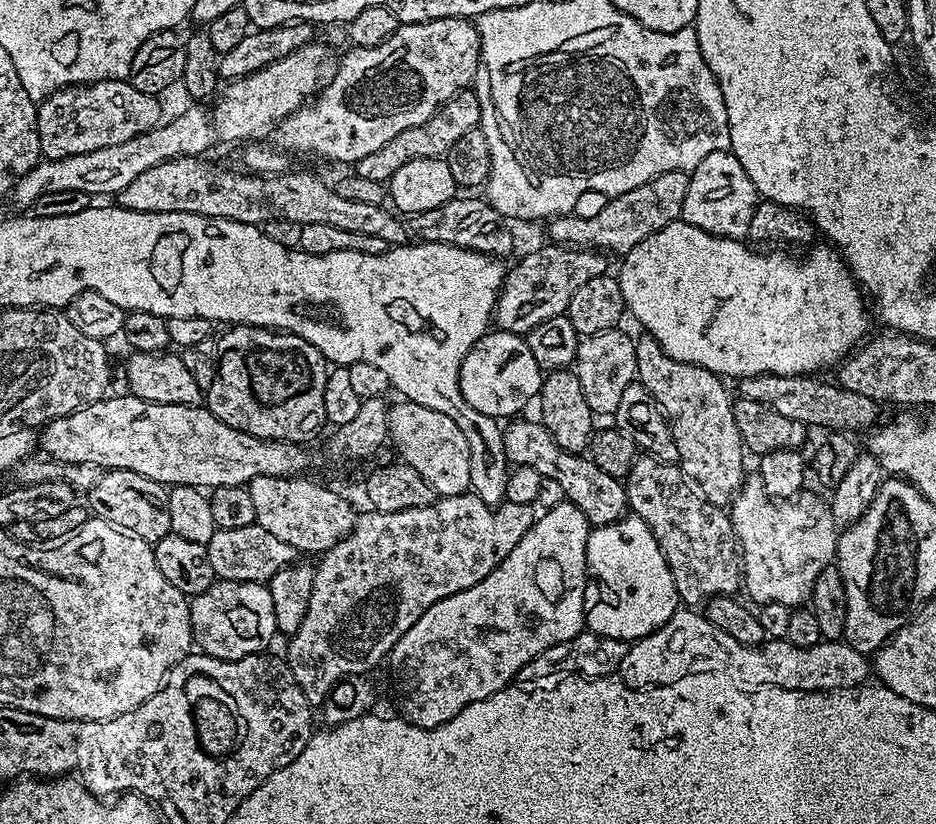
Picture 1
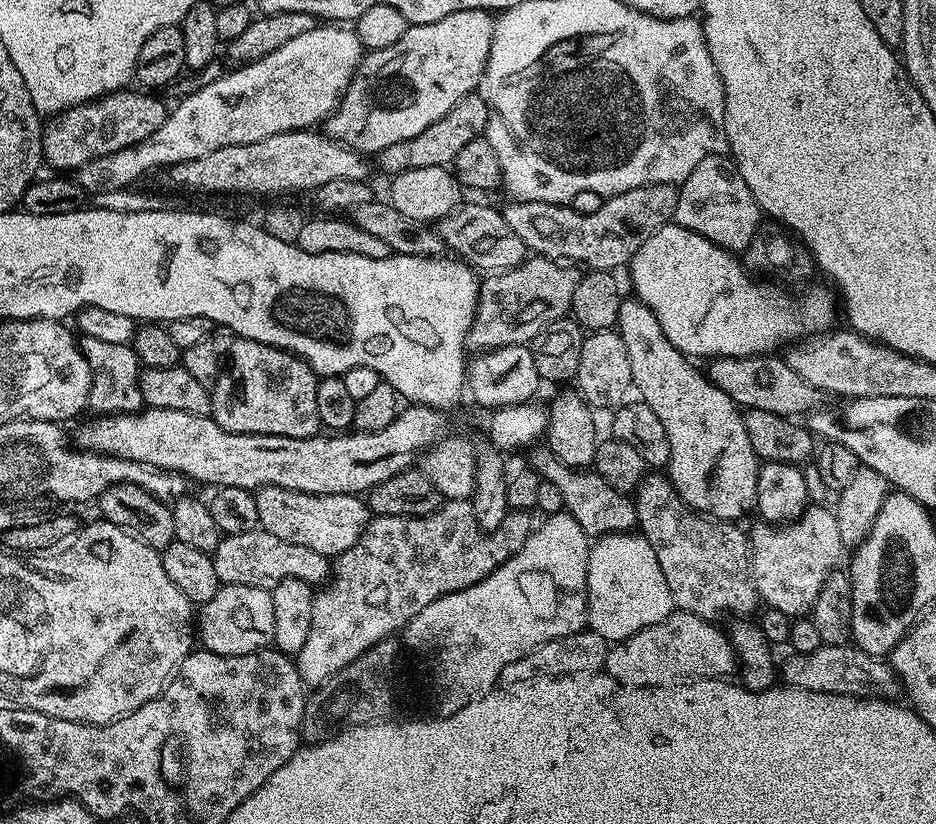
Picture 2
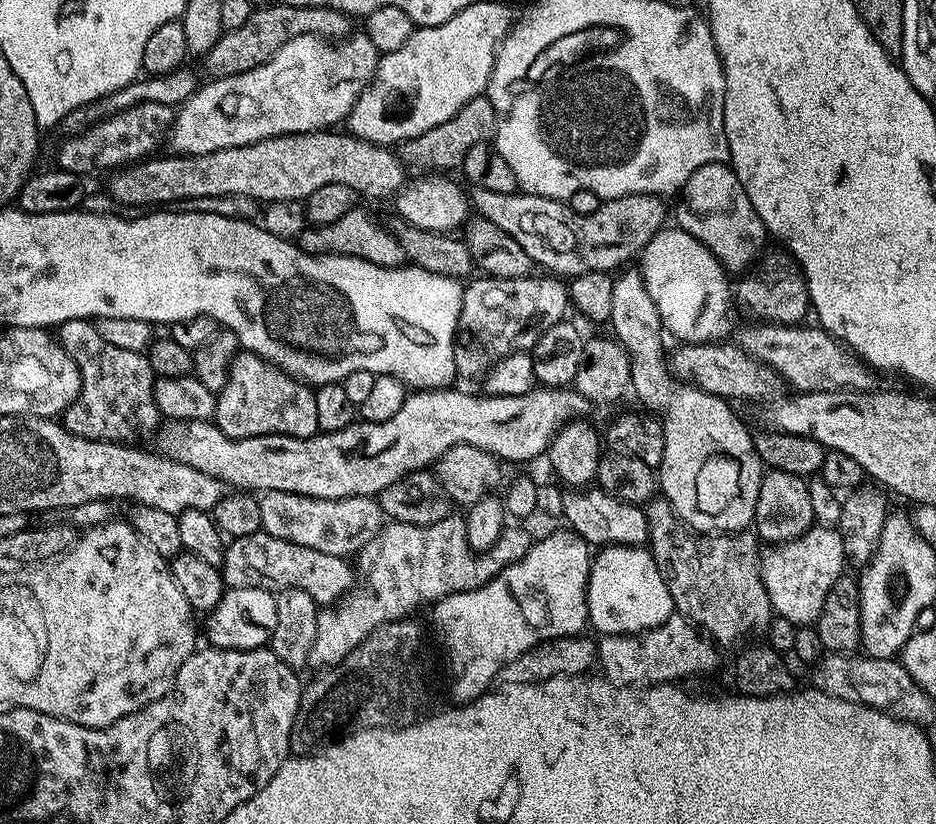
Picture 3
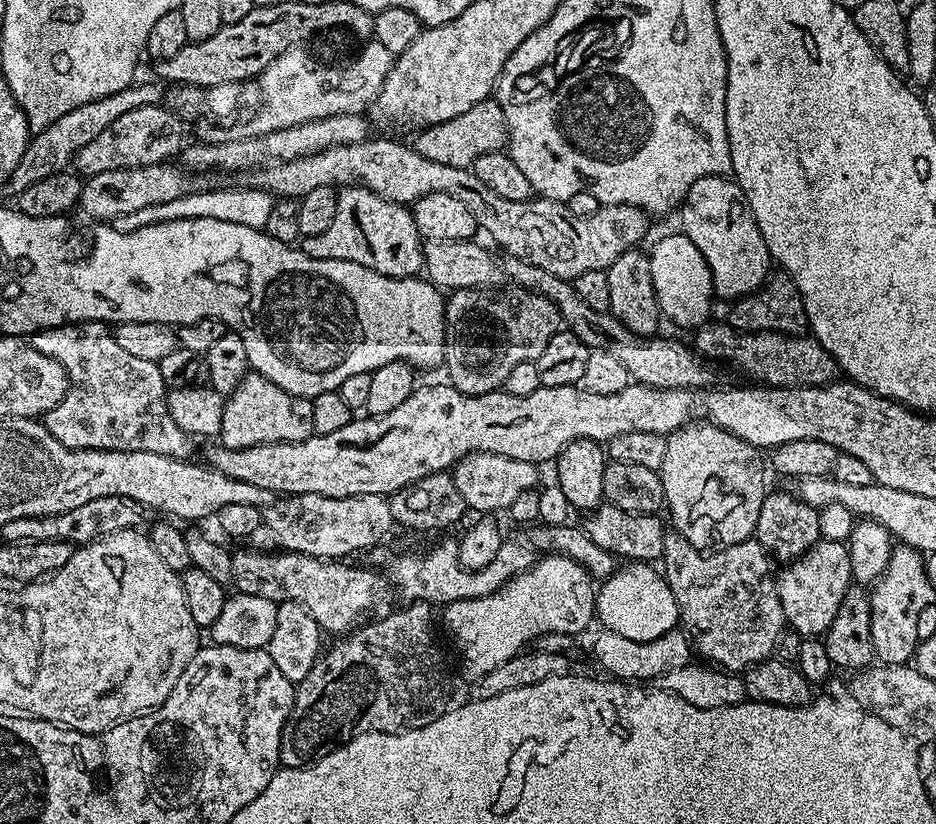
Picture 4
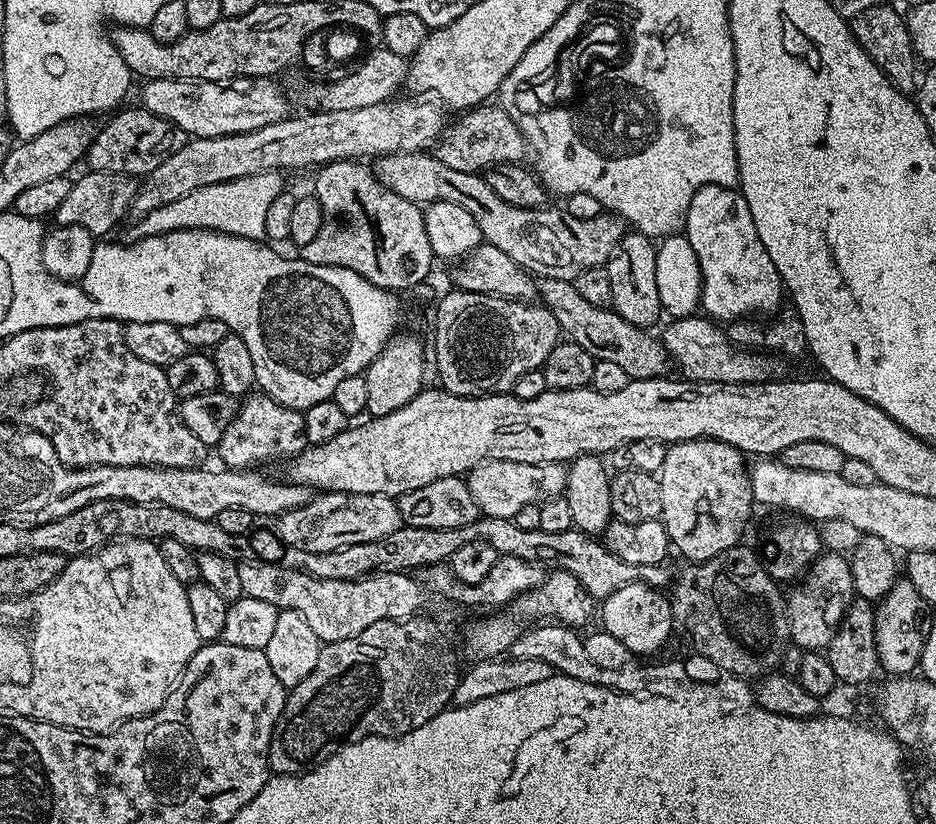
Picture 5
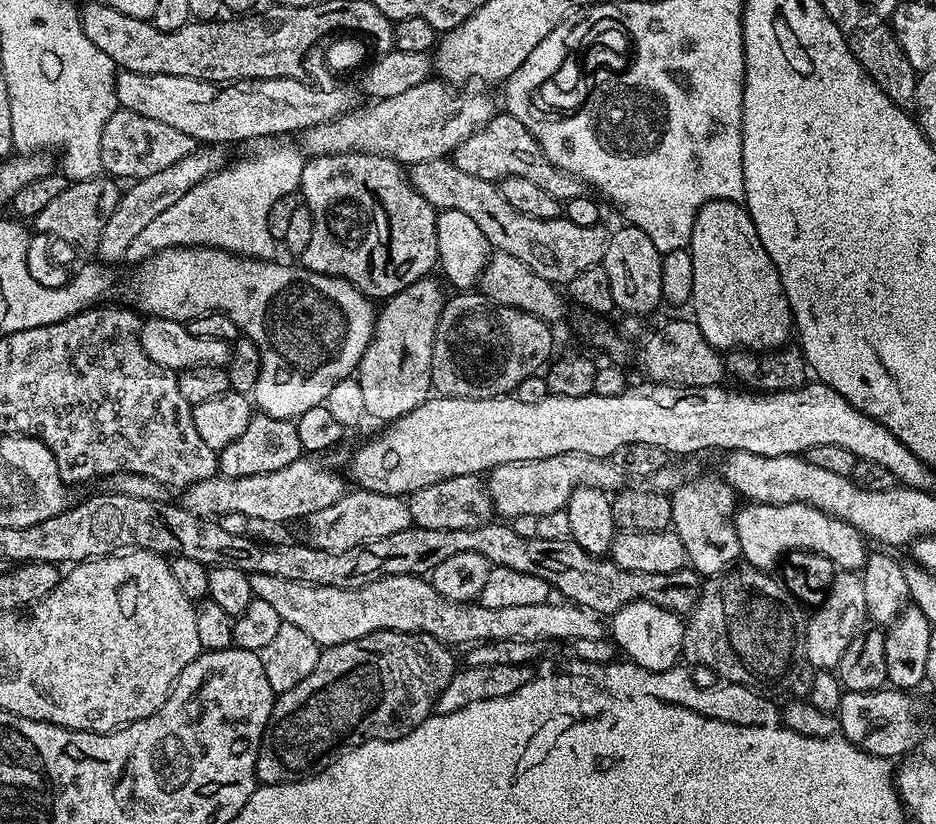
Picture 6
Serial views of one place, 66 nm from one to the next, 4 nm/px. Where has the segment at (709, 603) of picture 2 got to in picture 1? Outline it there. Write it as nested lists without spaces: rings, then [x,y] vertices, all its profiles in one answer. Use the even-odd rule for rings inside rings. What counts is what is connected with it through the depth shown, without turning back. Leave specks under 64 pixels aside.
[[[637,455],[623,486],[631,515],[650,526],[670,566],[677,597],[688,603],[685,605],[700,606],[714,596],[741,591],[740,545],[736,542],[731,515],[723,507],[708,503],[684,475],[679,463]]]

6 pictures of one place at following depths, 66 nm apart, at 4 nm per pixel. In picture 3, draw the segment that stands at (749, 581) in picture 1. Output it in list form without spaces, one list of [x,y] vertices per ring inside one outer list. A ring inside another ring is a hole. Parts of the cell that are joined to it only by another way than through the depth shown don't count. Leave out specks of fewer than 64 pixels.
[[[813,526],[796,540],[769,547],[767,551],[760,557],[760,577],[766,586],[773,613],[790,618],[790,622],[797,626],[815,625],[823,612],[823,604],[831,587],[846,572],[839,531],[835,527]]]

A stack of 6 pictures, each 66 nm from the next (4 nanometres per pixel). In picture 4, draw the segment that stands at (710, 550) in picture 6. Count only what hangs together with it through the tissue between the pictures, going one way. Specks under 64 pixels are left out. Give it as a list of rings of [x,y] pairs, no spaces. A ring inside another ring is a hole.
[[[693,422],[684,424],[677,432],[669,432],[659,473],[666,512],[672,515],[671,527],[701,550],[726,549],[749,539],[758,526],[758,514],[766,495],[764,468],[766,472],[761,449],[713,424]]]

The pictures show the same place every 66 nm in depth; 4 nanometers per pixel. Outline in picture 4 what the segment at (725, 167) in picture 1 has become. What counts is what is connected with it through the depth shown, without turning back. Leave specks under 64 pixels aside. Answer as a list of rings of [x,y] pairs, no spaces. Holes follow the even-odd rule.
[[[707,176],[698,178],[694,186],[684,196],[684,202],[678,209],[682,234],[698,246],[702,258],[706,258],[708,269],[712,272],[712,291],[725,302],[748,296],[751,292],[764,287],[765,280],[769,279],[768,264],[770,257],[766,250],[766,242],[762,242],[762,230],[758,230],[758,222],[754,222],[754,214],[746,202],[746,194],[737,186],[735,179],[728,176]]]

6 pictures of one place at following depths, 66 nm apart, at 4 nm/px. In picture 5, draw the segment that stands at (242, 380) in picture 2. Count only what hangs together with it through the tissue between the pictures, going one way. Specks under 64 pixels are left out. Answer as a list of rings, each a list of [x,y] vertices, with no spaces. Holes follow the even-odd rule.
[[[266,394],[255,395],[249,395],[237,407],[235,418],[226,428],[226,434],[222,434],[218,451],[220,460],[224,463],[221,465],[225,469],[248,470],[258,465],[256,463],[259,460],[272,460],[275,456],[291,458],[306,447],[303,411],[276,404]]]

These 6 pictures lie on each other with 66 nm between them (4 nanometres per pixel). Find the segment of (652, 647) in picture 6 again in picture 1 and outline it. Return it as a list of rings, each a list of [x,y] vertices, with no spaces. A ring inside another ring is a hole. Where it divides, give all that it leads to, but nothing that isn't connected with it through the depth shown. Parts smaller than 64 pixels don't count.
[[[625,514],[609,524],[593,527],[588,534],[586,562],[591,579],[600,583],[596,597],[584,609],[587,631],[625,642],[641,640],[678,610],[678,597],[670,566],[646,522]]]

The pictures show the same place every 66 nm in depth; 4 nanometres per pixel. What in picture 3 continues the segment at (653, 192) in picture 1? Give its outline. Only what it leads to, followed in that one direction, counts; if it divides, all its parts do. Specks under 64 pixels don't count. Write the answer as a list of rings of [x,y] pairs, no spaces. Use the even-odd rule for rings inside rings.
[[[472,188],[470,204],[479,219],[494,222],[494,226],[498,226],[498,230],[504,230],[510,238],[514,238],[514,242],[518,242],[518,246],[522,246],[522,250],[532,260],[533,265],[540,267],[541,264],[544,267],[541,269],[560,278],[581,276],[587,272],[611,273],[612,268],[619,269],[621,266],[627,265],[631,261],[628,259],[631,256],[632,259],[639,257],[650,242],[650,238],[654,238],[654,234],[666,224],[666,220],[664,220],[665,201],[659,196],[650,194],[630,194],[622,198],[605,200],[598,210],[594,210],[594,214],[585,216],[574,214],[574,210],[570,210],[567,203],[519,190],[510,194],[494,194],[494,190]]]

